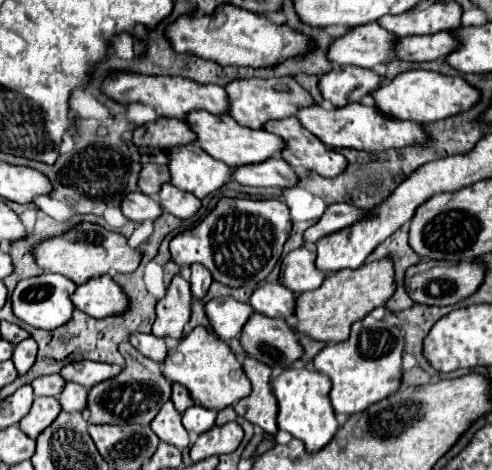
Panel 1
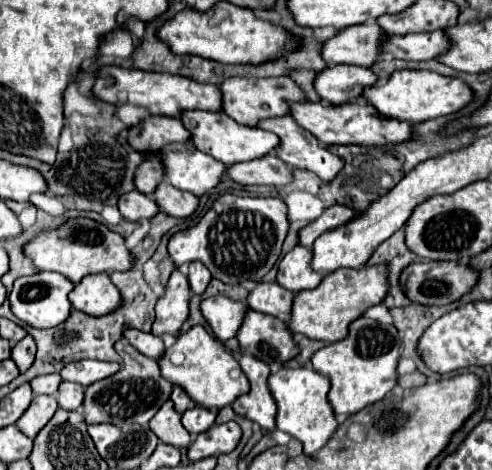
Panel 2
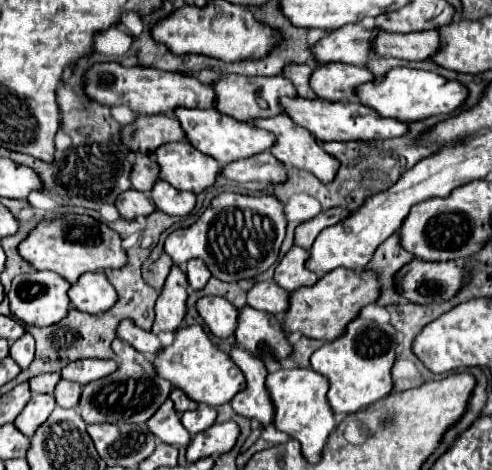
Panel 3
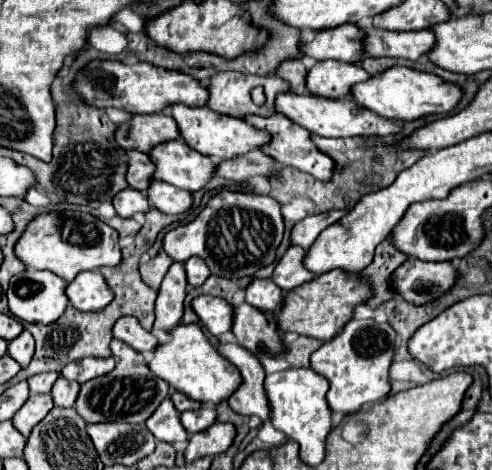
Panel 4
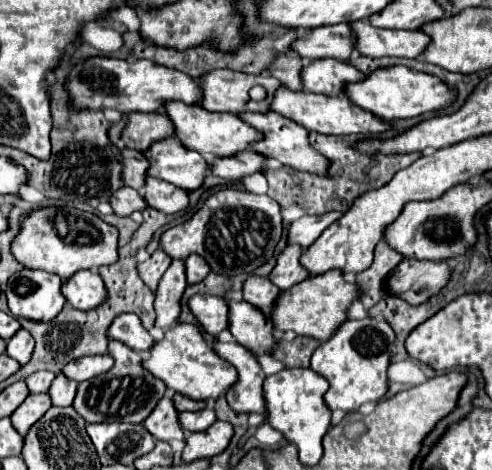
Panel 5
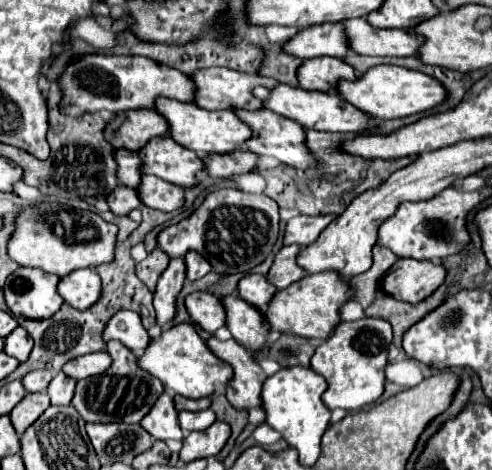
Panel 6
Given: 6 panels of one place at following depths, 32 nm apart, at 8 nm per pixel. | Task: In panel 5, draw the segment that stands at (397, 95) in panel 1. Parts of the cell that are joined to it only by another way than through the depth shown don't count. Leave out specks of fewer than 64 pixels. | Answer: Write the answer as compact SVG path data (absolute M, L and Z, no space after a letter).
M388 66L388 68L376 68L370 74L366 74L364 80L348 84L344 88L344 94L348 100L374 116L382 120L394 120L394 118L412 118L420 116L432 110L438 110L442 106L448 106L454 98L456 92L450 90L442 80L436 76L424 74L424 72L414 72L406 66Z

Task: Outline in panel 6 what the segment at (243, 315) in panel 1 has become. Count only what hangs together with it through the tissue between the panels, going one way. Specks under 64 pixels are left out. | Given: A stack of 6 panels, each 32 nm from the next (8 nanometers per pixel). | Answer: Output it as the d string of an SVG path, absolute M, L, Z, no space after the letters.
M192 292L186 296L184 306L200 328L214 334L220 326L224 326L224 308L220 304L220 298L208 294L208 292Z

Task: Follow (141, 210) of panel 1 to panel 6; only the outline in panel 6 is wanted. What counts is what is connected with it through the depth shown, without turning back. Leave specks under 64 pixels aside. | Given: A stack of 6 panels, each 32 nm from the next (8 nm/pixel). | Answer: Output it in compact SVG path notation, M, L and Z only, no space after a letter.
M118 186L114 188L114 192L110 192L106 196L106 202L110 206L110 210L118 216L124 216L128 214L130 210L134 210L136 206L140 206L140 198L138 198L138 192L134 188L124 188L124 186Z

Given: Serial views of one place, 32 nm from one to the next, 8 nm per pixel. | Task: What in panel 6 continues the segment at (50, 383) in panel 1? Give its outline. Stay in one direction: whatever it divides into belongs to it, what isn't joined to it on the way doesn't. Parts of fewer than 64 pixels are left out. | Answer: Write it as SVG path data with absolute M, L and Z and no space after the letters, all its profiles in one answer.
M32 370L22 378L22 384L24 384L26 392L40 392L40 390L46 390L50 380L52 380L52 372L48 372L48 370Z

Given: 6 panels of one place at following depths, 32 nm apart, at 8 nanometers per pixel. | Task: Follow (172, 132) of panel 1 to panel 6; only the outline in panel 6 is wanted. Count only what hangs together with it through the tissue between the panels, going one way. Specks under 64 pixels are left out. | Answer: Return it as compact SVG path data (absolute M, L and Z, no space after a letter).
M126 110L116 114L104 128L104 138L114 148L140 150L150 138L164 136L168 132L166 120L156 110Z

